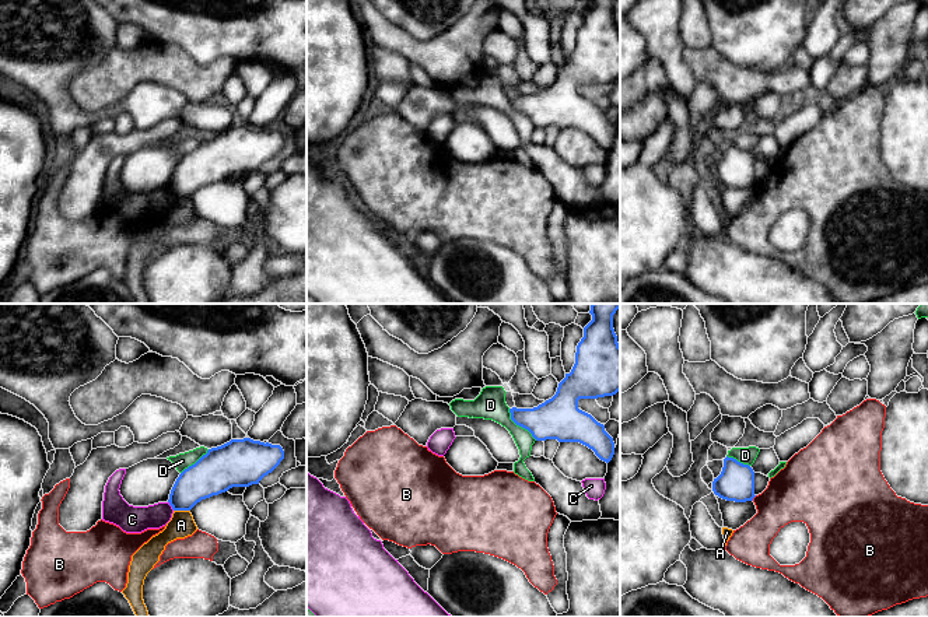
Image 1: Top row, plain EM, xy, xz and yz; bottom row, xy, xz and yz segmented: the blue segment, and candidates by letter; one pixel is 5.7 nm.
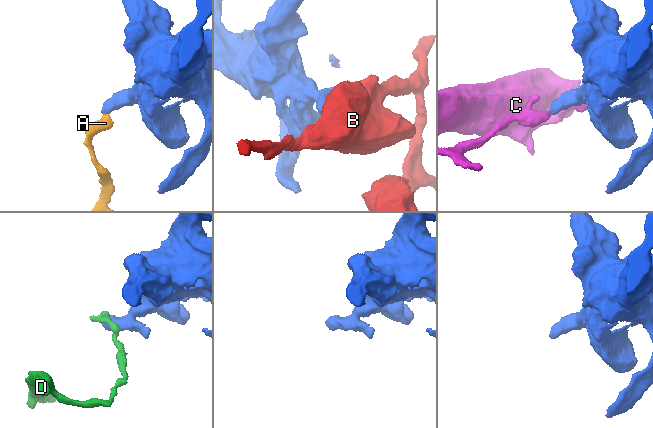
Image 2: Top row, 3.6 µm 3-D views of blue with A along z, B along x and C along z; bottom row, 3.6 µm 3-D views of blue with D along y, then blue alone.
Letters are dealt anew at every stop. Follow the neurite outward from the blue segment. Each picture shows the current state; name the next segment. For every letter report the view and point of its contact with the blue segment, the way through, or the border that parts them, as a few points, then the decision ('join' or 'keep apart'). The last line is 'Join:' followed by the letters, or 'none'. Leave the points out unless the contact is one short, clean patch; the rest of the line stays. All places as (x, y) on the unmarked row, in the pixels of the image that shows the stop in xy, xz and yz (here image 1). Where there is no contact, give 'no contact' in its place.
A: contact xy (182, 196); border xy (174, 196), (189, 197); keep apart
B: contact yz (753, 183); border yz (756, 182), (752, 186); keep apart
C: contact xy (170, 190); border xy (168, 188), (174, 196); keep apart
D: contact xz (519, 112); border xz (508, 95), (510, 104), (536, 126); keep apart
Join: none

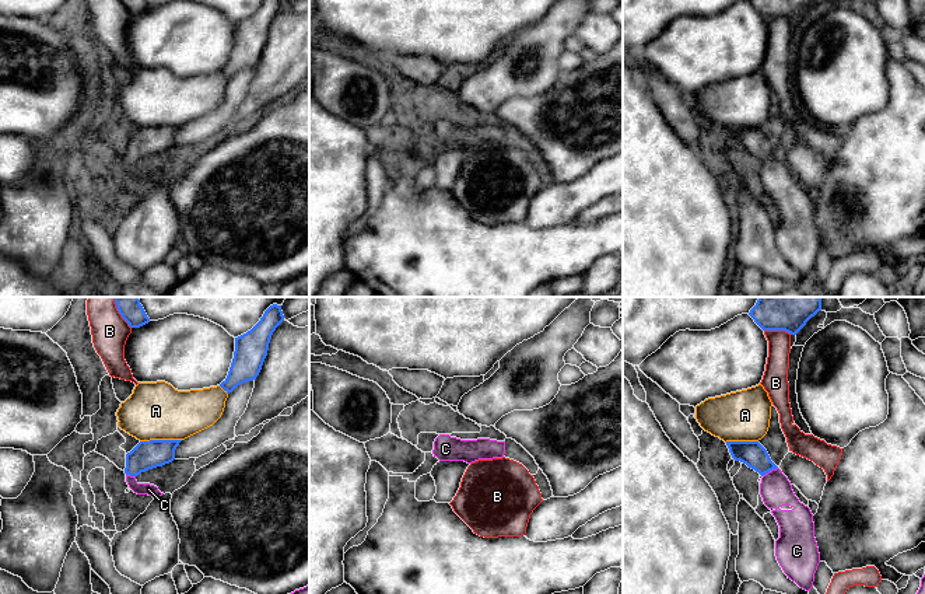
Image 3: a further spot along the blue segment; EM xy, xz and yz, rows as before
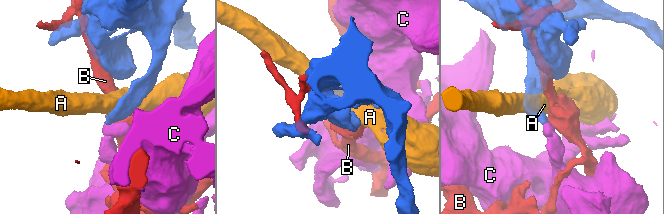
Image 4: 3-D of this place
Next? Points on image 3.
A: contact xy (160, 126); keep apart
B: contact yz (778, 16); keep apart
C: contact yz (768, 157); way yz (753, 140), (768, 157), (775, 175); join
Join: C

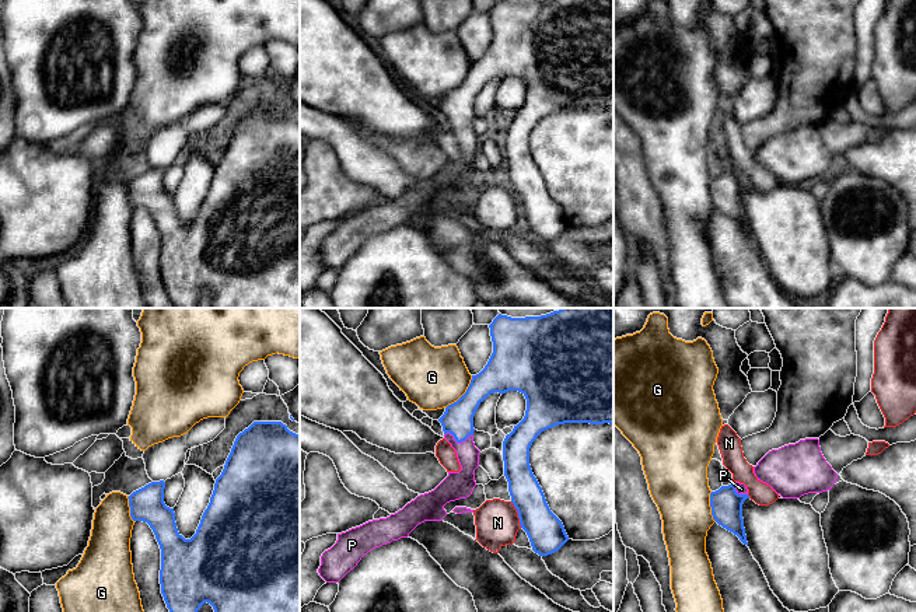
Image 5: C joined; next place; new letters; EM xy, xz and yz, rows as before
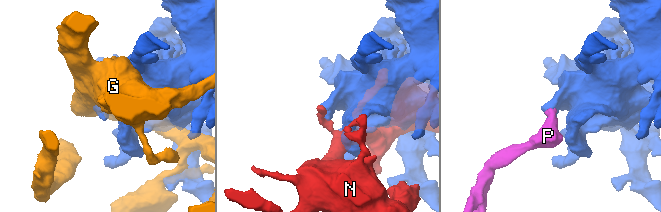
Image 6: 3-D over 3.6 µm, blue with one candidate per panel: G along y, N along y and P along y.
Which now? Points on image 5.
G: contact xz (464, 80); keep apart
N: contact xz (518, 200); keep apart
P: contact xz (458, 128); way xz (458, 104), (458, 128), (467, 139), (458, 171); join
Join: P

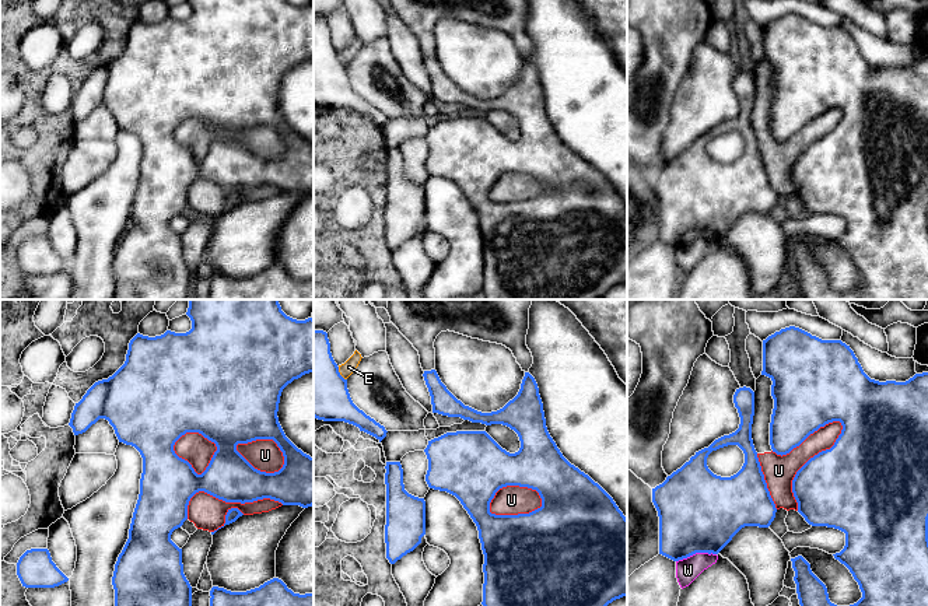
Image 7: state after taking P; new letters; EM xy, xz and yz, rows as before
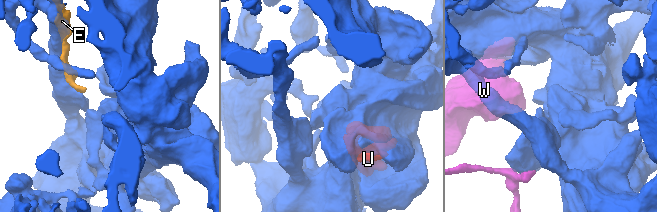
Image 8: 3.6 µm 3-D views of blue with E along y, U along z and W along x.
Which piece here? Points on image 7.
E: contact xz (339, 60); keep apart
U: contact yz (808, 147); keep apart
W: contact yz (696, 238); keep apart
Join: none

